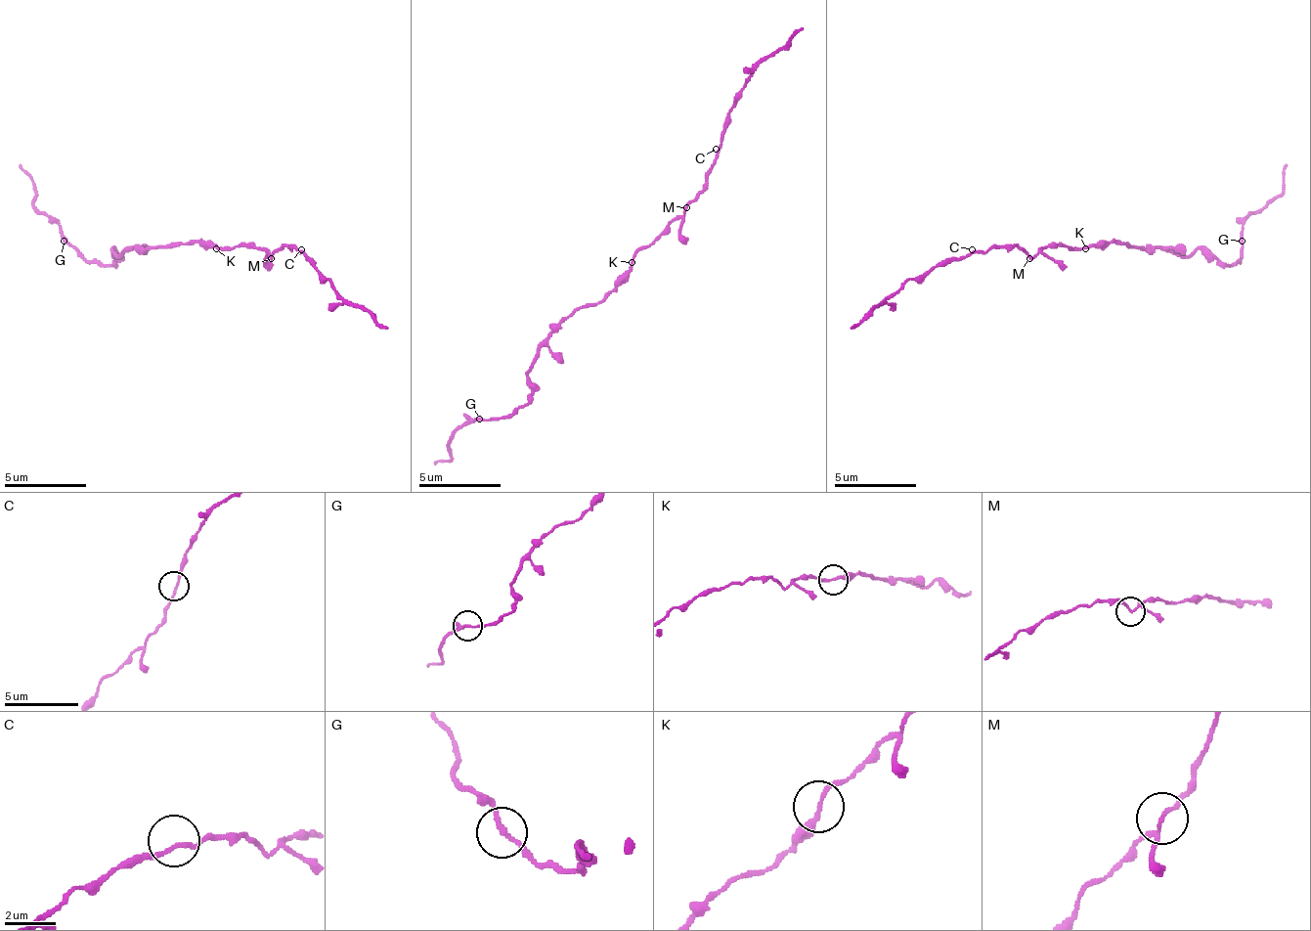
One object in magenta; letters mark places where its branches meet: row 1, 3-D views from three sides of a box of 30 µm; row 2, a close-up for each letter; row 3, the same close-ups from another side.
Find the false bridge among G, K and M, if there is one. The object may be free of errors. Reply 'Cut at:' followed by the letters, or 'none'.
Cut at: none

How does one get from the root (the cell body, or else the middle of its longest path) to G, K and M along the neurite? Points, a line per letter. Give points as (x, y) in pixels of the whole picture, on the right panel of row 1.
G: (1098, 241), (1118, 241), (1172, 253), (1208, 253), (1225, 265), (1233, 265), (1242, 257), (1242, 241)
K: (1098, 241), (1086, 249)
M: (1098, 241), (1090, 249), (1045, 244), (1032, 257), (1028, 257)

